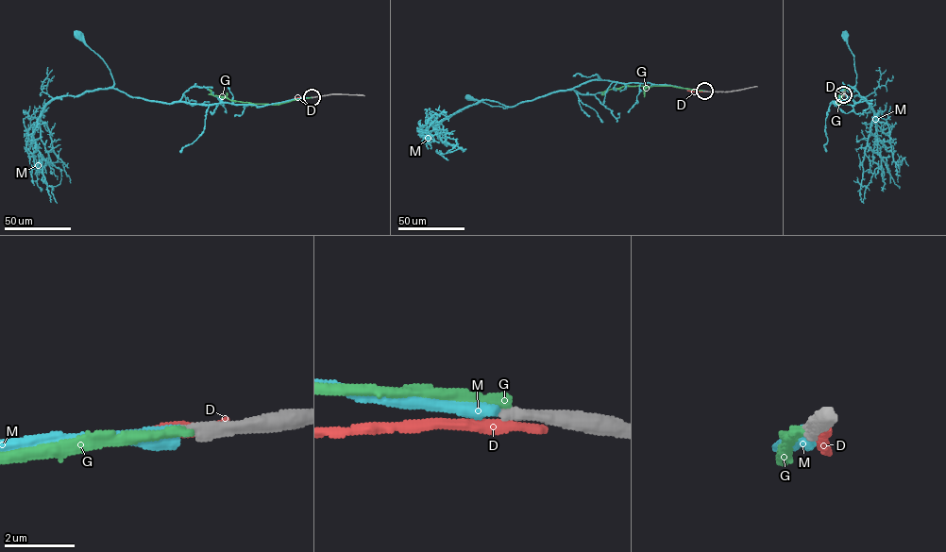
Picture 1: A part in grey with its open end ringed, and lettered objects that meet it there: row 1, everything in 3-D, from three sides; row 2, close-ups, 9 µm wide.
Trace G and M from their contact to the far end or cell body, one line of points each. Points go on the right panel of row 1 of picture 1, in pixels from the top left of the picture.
G: (843, 94), (836, 102), (844, 88)
M: (843, 94), (836, 104), (830, 103), (844, 100), (854, 91), (853, 55), (845, 35)

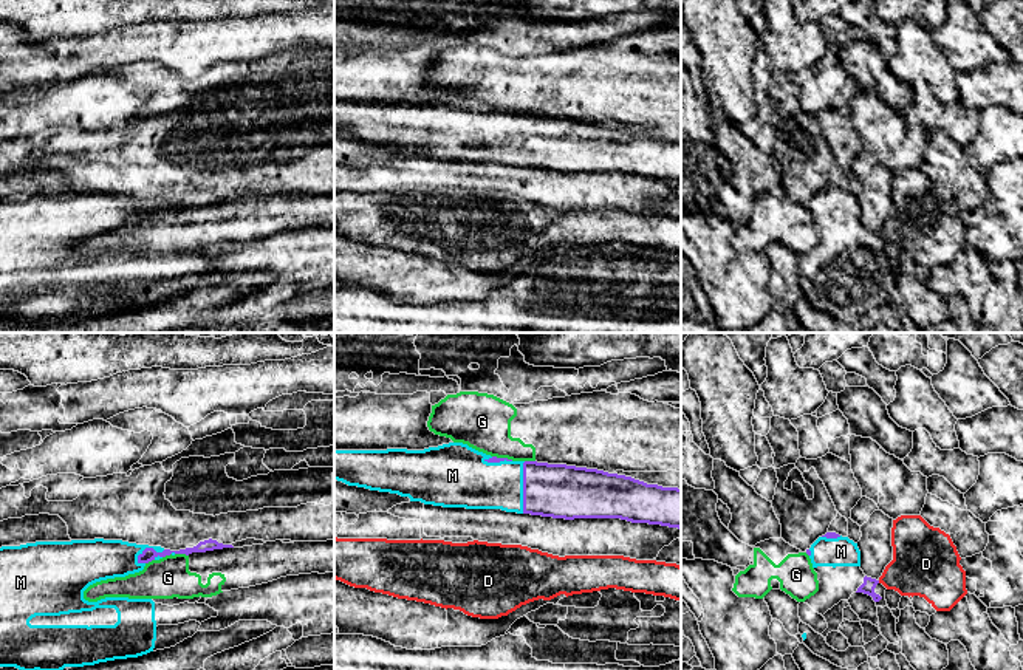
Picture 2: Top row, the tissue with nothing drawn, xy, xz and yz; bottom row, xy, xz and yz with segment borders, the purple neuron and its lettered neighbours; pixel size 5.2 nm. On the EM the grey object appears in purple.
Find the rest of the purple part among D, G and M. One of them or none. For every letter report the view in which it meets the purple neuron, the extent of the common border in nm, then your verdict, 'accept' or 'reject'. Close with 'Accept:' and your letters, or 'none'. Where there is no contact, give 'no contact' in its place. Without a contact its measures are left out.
D: no contact; reject
G: meets purple in xy; contact 70 nm long; reject
M: meets purple in xy; contact 170 nm long; accept
Accept: M

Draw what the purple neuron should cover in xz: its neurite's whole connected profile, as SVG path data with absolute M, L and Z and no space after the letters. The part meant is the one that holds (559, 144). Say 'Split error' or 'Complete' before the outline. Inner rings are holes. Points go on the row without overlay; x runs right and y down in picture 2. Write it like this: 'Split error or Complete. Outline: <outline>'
Split error. Outline: M463 96L424 104L334 104L334 133L443 161L501 162L565 173L621 172L681 183L678 141L647 138L597 122L497 111Z

